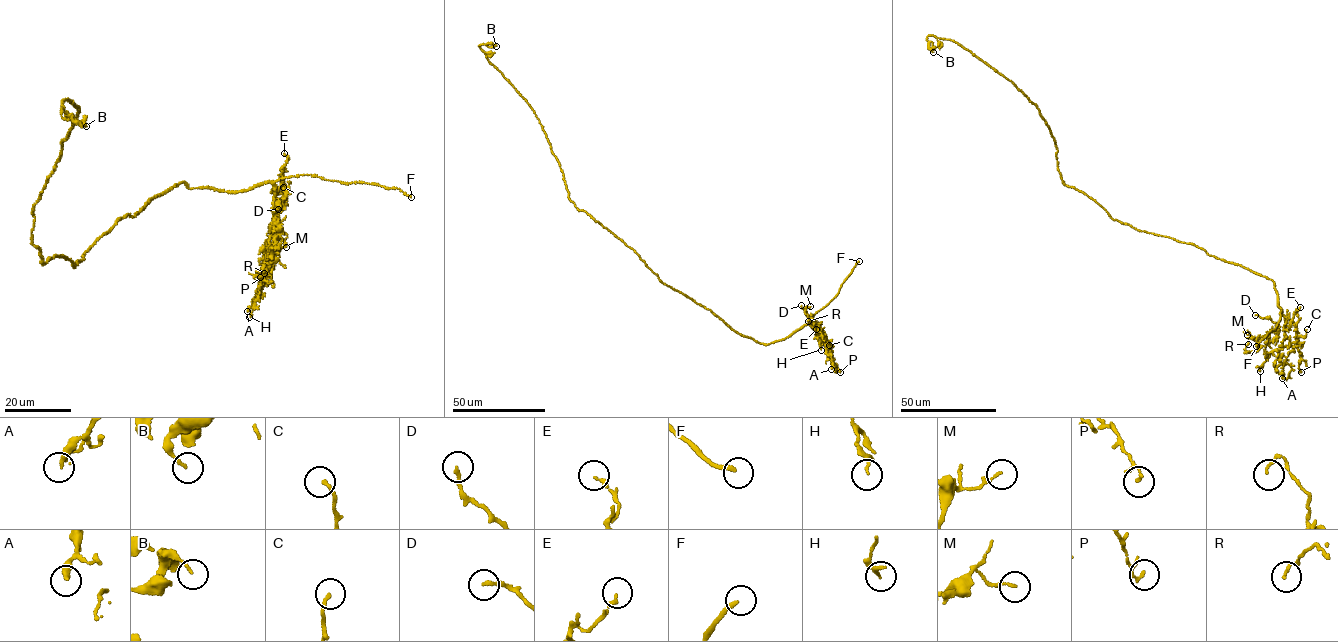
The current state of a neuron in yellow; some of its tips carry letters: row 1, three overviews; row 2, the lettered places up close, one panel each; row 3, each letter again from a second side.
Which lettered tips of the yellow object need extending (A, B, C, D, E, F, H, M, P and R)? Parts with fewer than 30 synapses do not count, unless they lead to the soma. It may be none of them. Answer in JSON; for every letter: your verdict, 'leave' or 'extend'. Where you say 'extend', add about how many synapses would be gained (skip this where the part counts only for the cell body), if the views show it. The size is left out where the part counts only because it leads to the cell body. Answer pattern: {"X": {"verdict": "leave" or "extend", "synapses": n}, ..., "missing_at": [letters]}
{"A": {"verdict": "leave"}, "B": {"verdict": "leave"}, "C": {"verdict": "leave"}, "D": {"verdict": "leave"}, "E": {"verdict": "leave"}, "F": {"verdict": "extend"}, "H": {"verdict": "leave"}, "M": {"verdict": "leave"}, "P": {"verdict": "leave"}, "R": {"verdict": "leave"}, "missing_at": ["F"]}

